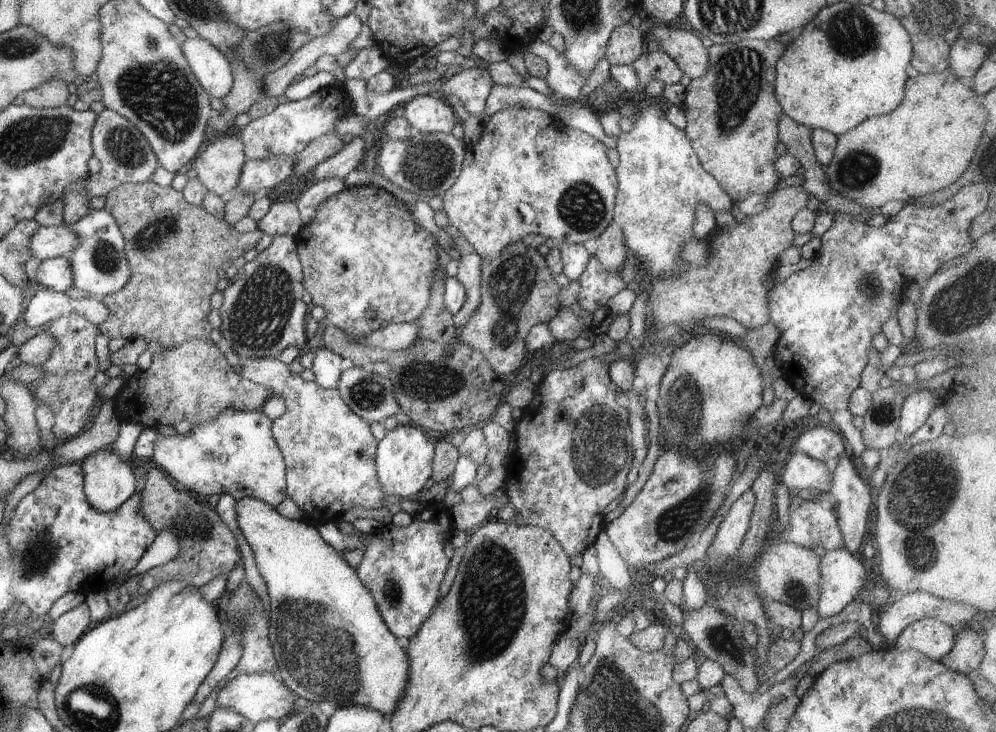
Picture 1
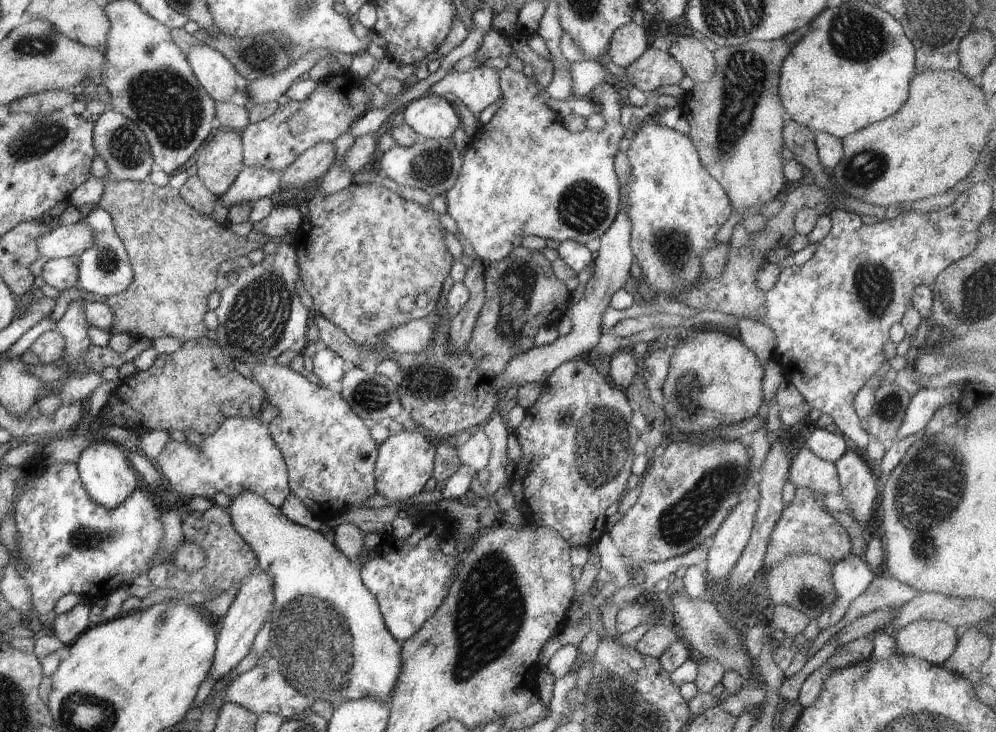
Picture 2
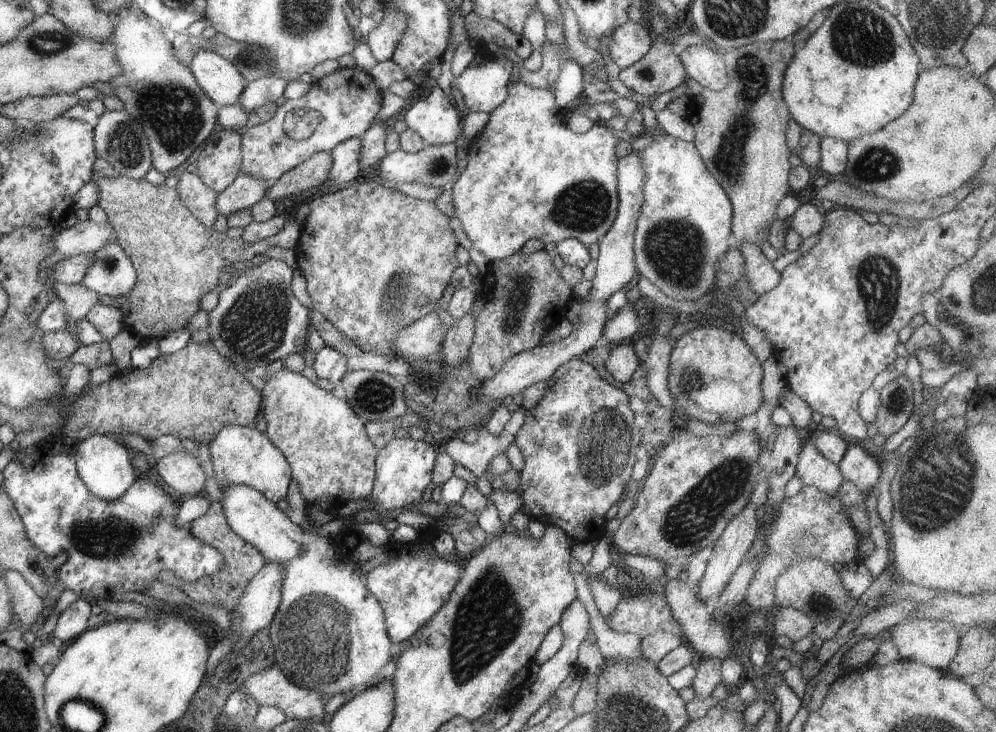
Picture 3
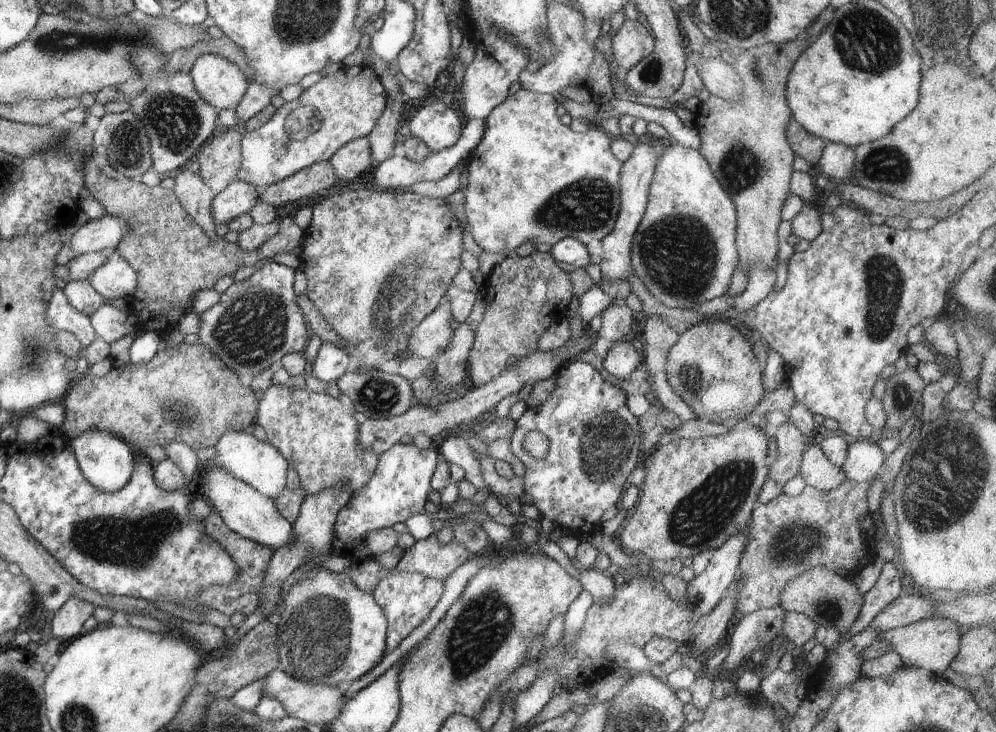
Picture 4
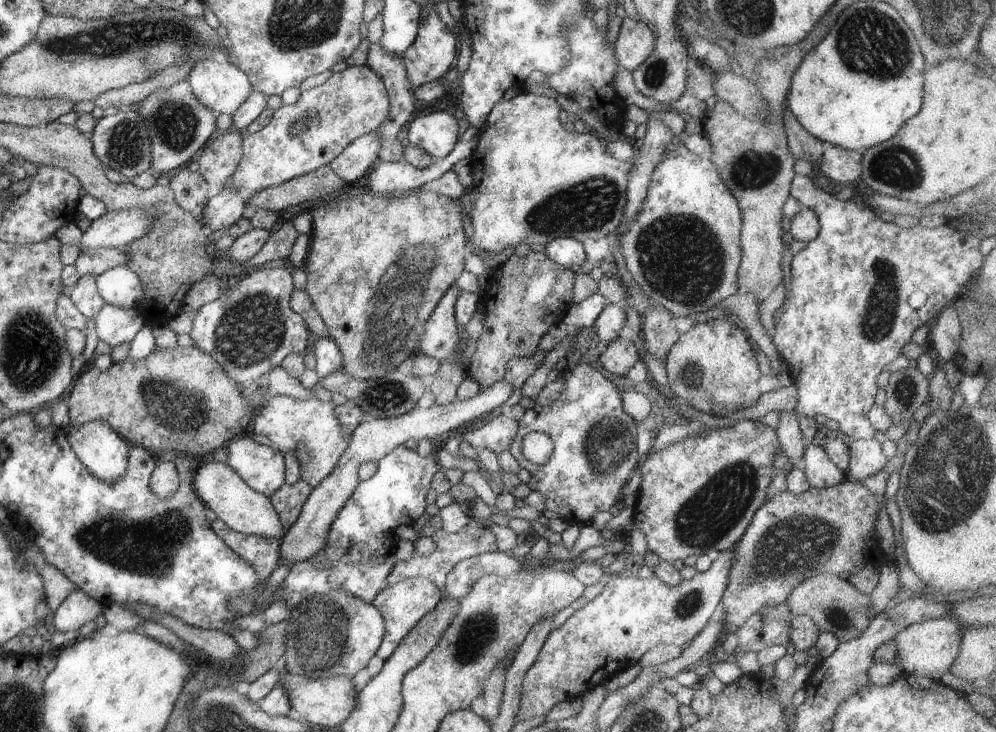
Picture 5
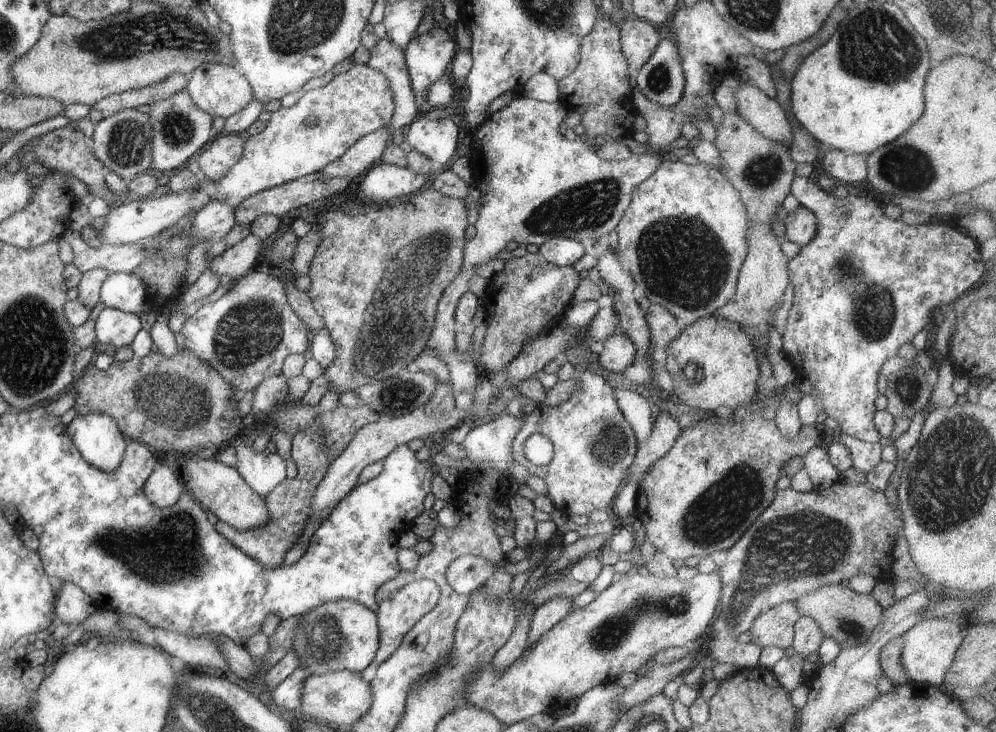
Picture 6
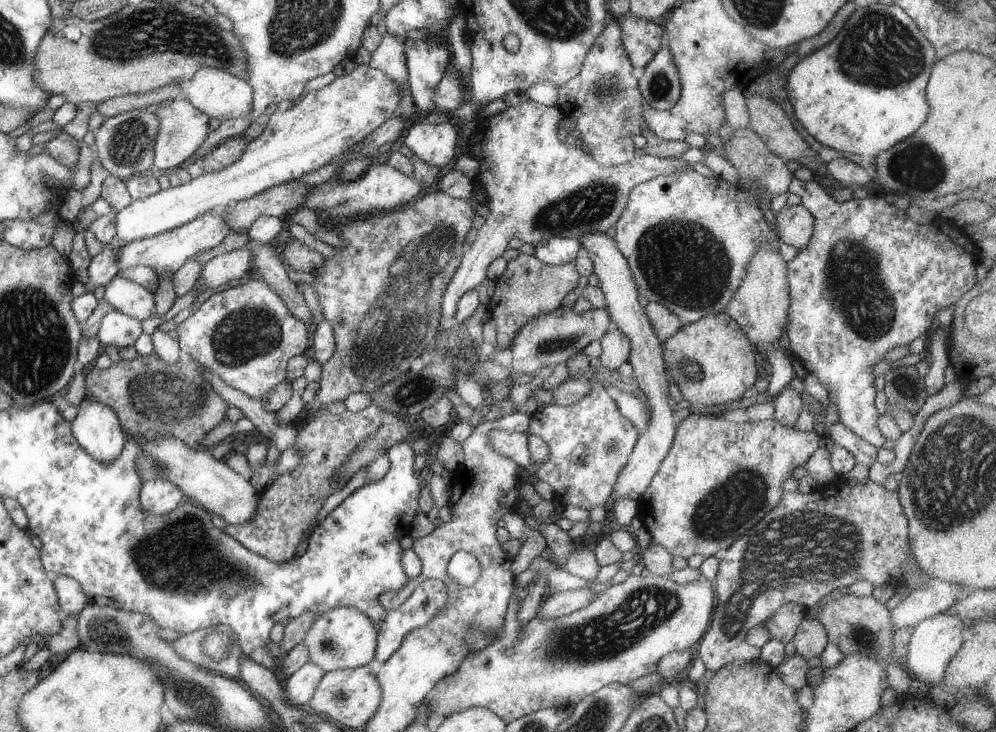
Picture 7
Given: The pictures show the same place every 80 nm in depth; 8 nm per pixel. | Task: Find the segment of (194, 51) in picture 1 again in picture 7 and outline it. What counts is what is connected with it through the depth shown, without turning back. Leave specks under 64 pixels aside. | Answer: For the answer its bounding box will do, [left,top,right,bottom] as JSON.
[184,67,253,121]

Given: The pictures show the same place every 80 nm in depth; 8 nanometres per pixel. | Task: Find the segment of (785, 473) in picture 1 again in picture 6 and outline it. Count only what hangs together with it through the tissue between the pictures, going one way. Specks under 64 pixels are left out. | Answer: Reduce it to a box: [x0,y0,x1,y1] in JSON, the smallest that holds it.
[802,447,842,489]

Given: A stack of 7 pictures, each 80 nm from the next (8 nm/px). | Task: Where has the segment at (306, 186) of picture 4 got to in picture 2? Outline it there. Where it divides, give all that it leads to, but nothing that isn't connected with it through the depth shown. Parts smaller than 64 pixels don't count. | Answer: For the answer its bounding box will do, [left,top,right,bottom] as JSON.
[281,143,335,188]

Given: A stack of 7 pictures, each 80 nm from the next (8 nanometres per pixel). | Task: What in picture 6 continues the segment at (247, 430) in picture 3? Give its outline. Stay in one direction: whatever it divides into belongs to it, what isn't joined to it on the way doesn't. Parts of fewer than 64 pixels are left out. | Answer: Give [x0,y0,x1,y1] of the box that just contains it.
[235,444,286,497]

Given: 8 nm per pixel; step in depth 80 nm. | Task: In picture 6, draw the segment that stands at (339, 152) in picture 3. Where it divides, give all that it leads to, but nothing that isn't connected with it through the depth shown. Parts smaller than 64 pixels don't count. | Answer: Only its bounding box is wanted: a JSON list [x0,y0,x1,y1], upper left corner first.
[321,126,391,183]

